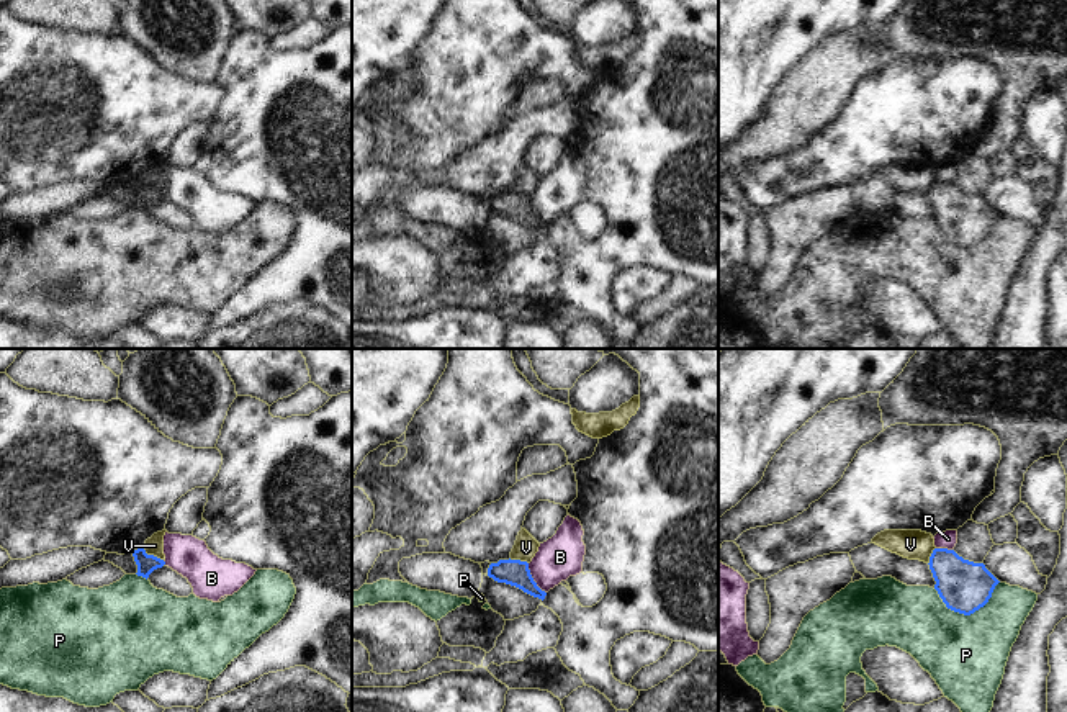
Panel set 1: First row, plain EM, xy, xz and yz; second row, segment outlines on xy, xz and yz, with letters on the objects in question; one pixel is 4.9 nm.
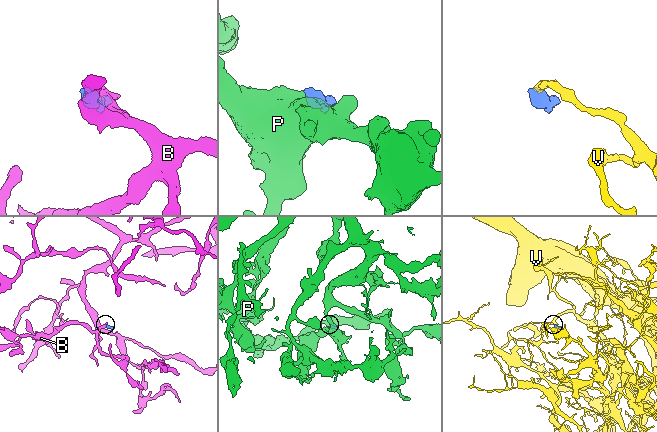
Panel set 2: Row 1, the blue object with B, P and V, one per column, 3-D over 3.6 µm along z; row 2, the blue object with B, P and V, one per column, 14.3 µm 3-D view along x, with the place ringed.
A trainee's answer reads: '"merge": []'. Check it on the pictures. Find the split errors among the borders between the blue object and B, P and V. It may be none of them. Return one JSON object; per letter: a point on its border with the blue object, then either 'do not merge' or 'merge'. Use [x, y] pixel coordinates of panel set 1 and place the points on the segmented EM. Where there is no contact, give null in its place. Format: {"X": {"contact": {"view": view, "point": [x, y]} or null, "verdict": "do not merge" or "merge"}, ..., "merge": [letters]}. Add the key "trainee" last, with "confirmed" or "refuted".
{"B": {"contact": {"view": "xz", "point": [532, 578]}, "verdict": "do not merge"}, "P": {"contact": {"view": "yz", "point": [967, 614]}, "verdict": "do not merge"}, "V": {"contact": {"view": "xy", "point": [153, 555]}, "verdict": "do not merge"}, "merge": [], "trainee": "confirmed"}

